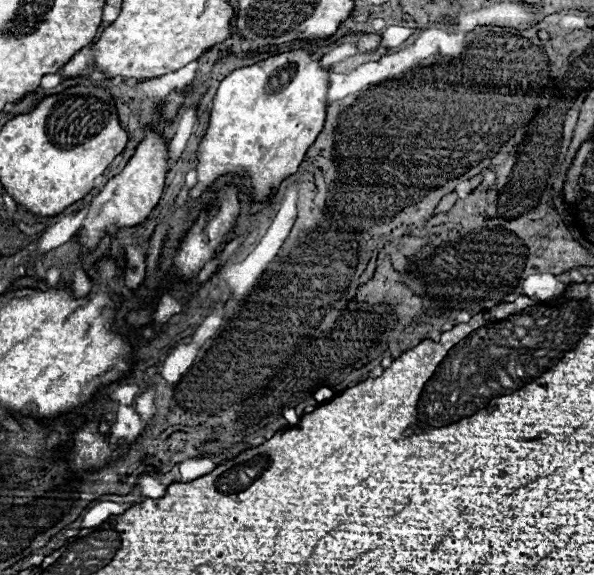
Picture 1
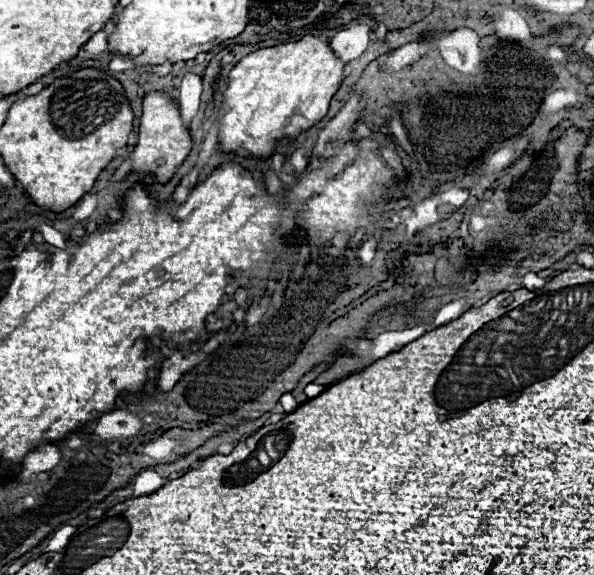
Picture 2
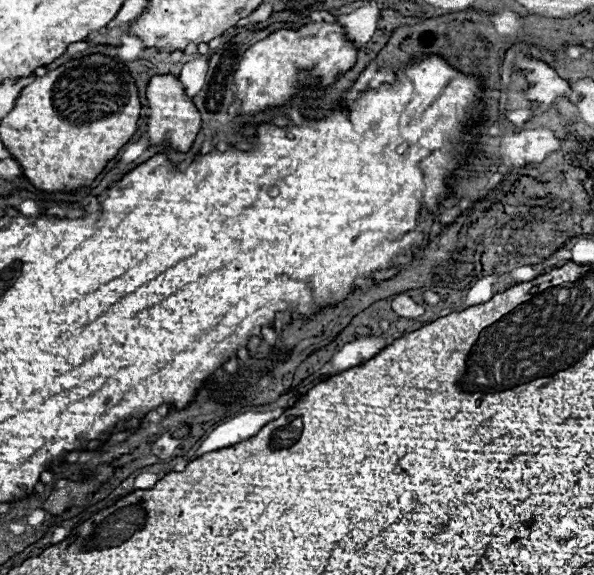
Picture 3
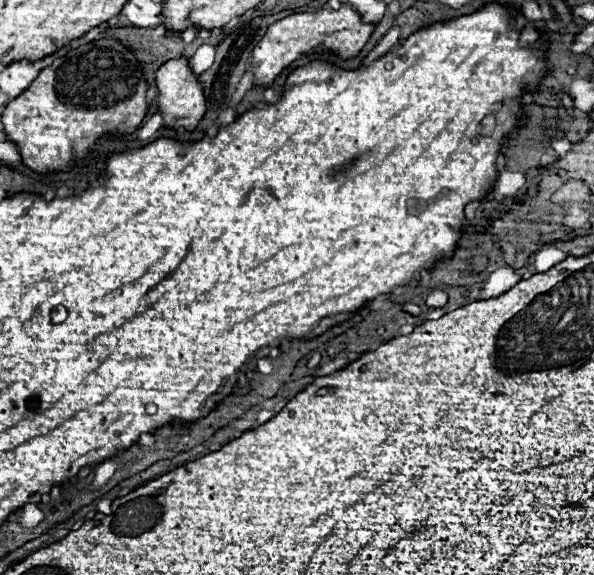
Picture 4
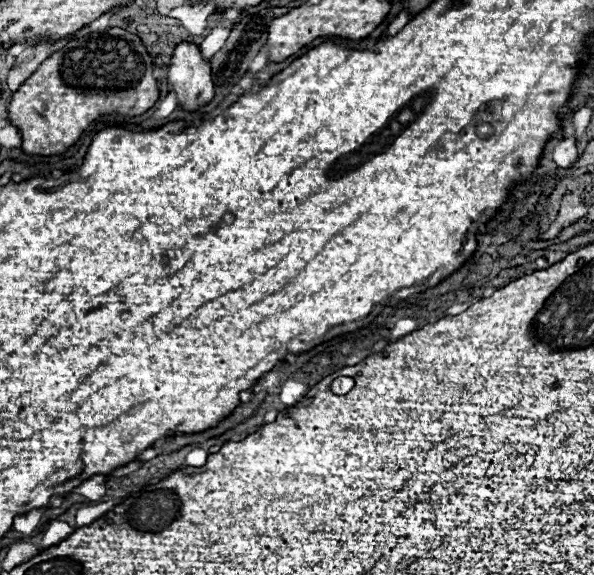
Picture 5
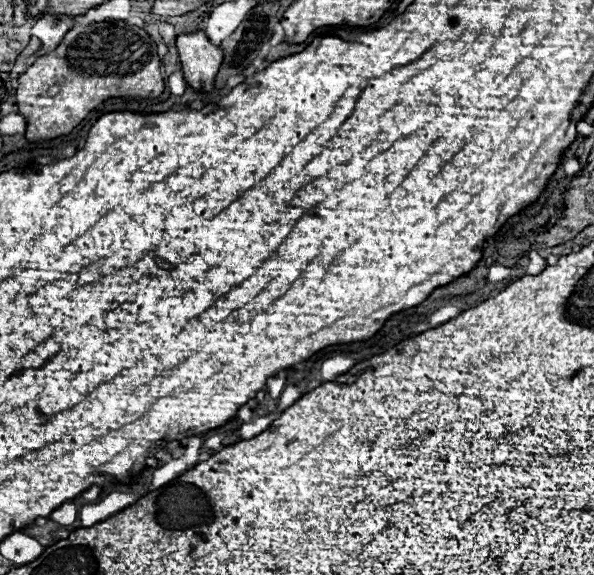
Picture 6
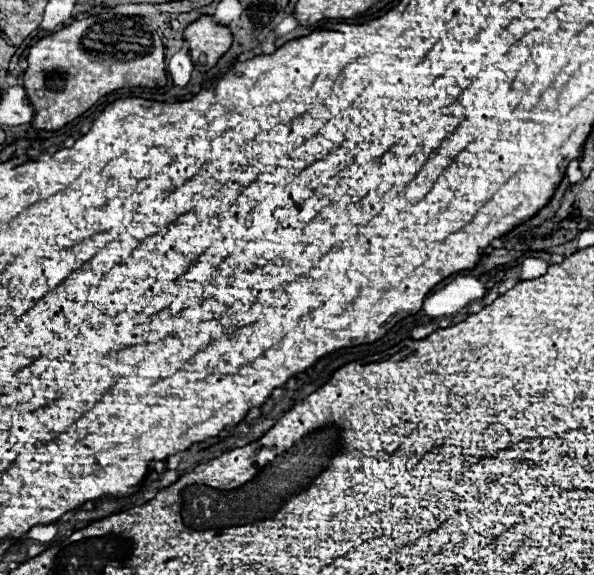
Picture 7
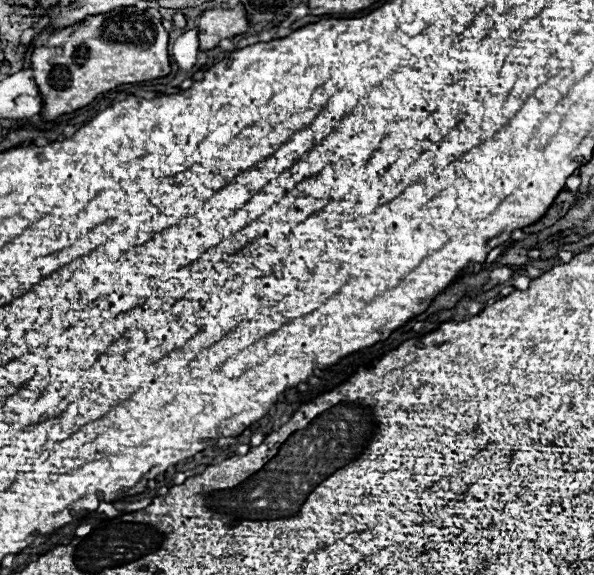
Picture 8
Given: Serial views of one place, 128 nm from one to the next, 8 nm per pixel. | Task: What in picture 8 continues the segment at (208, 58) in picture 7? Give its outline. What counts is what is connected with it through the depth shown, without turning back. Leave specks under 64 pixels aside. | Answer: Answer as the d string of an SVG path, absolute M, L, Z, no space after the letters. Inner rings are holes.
M238 4L236 10L206 10L200 14L198 22L198 40L200 40L200 50L212 50L220 44L224 38L232 38L236 34L242 34L248 30L248 20L242 4Z

